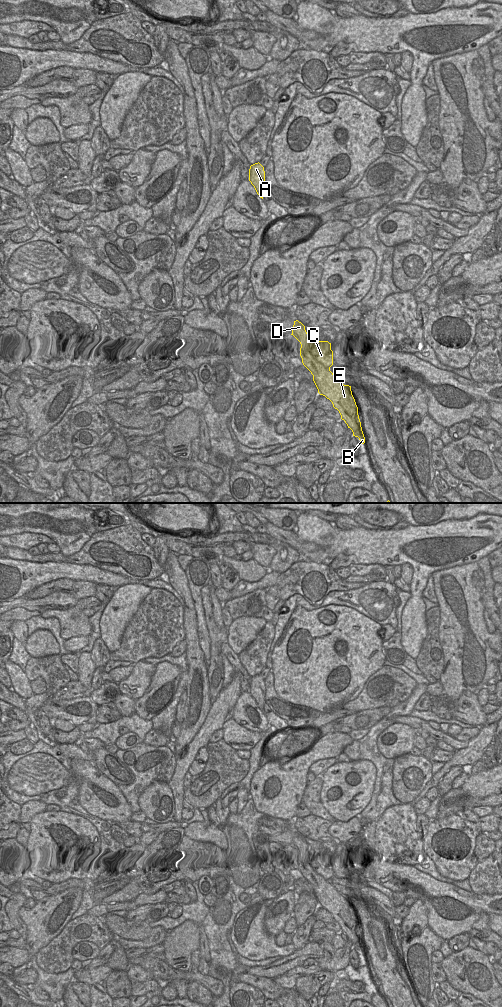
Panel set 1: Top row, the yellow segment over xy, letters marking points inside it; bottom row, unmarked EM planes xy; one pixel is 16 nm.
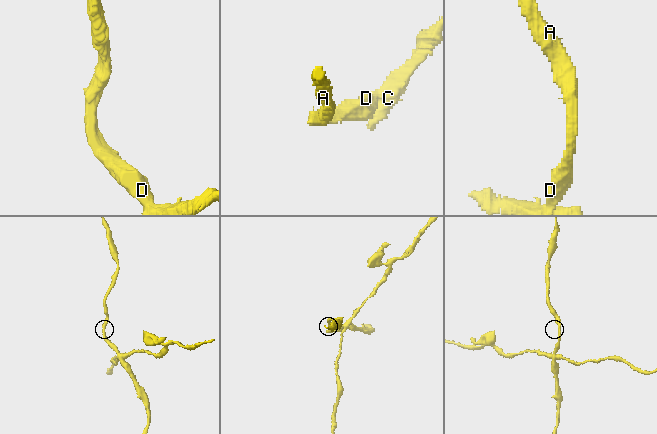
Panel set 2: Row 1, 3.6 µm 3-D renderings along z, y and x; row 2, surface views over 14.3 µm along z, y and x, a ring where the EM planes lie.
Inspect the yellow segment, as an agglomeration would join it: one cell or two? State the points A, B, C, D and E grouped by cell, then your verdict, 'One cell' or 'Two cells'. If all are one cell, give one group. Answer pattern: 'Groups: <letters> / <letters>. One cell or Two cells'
Groups: A B D E / C. Two cells.

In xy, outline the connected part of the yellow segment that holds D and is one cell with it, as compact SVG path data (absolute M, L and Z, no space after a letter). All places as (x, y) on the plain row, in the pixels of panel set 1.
M298 832L294 833L291 847L301 856L300 868L302 875L313 887L318 905L332 914L333 919L339 923L341 931L352 942L353 948L358 949L361 956L364 956L365 949L351 898L339 894L333 885L317 872L313 861L314 853L307 846L305 838Z

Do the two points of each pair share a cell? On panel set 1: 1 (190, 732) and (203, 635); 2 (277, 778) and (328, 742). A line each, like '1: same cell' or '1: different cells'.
1: different cells
2: same cell

